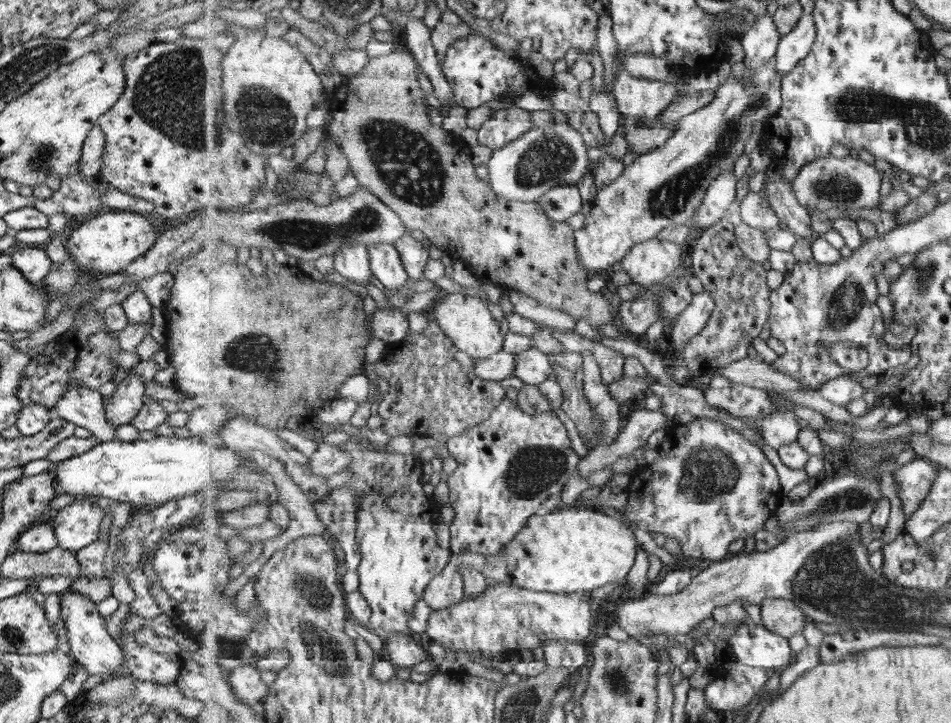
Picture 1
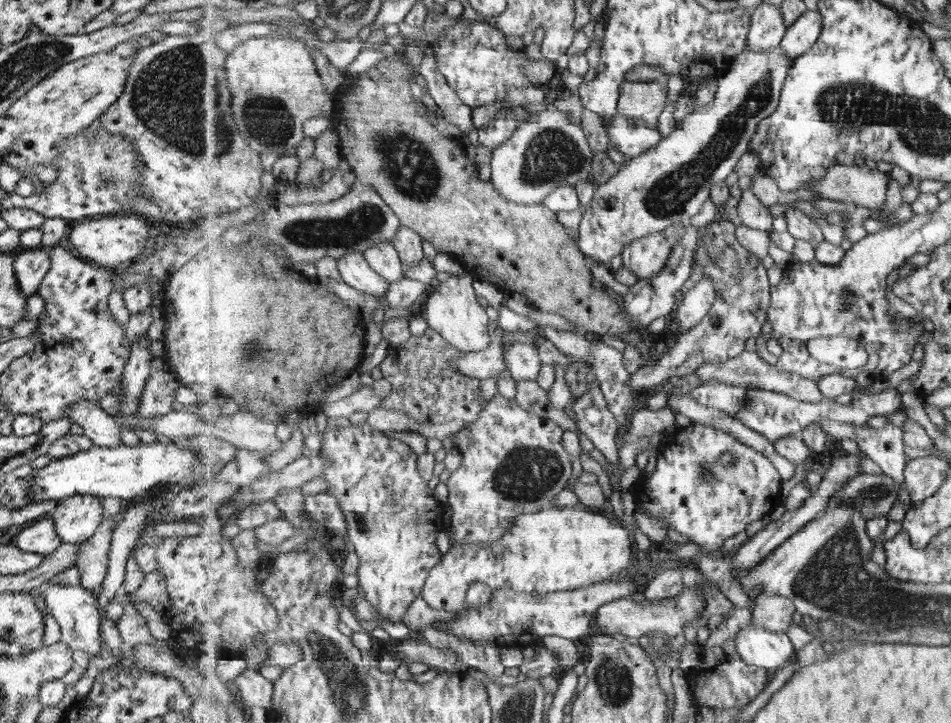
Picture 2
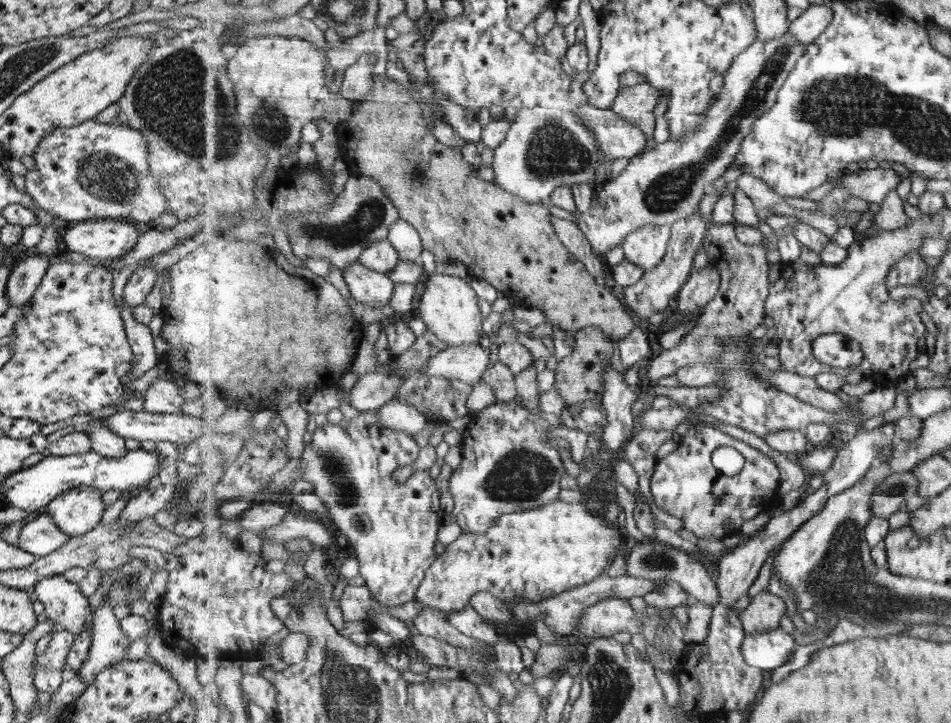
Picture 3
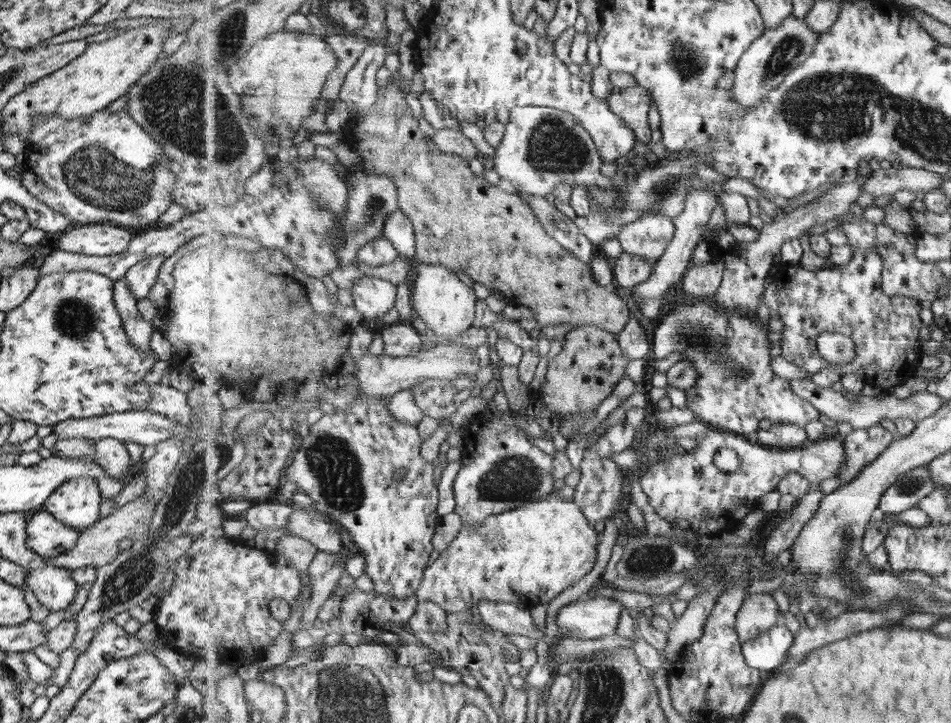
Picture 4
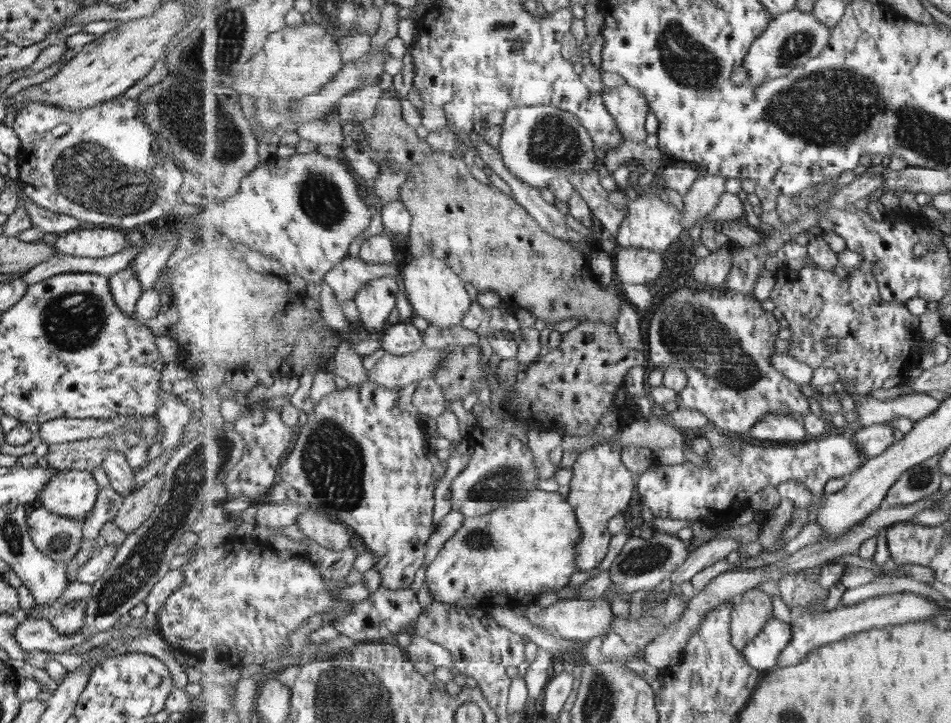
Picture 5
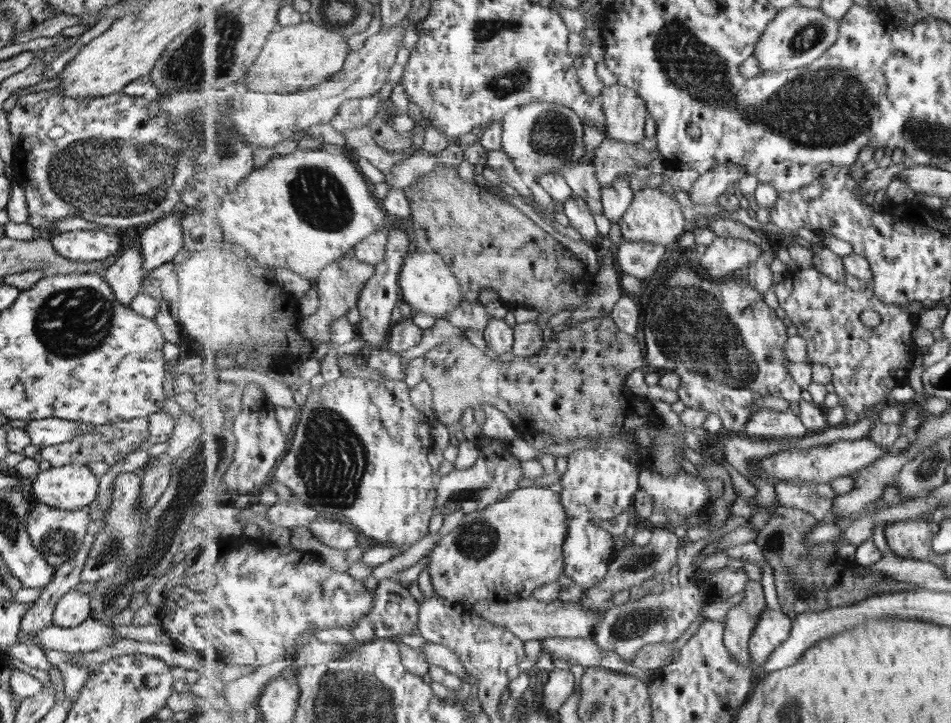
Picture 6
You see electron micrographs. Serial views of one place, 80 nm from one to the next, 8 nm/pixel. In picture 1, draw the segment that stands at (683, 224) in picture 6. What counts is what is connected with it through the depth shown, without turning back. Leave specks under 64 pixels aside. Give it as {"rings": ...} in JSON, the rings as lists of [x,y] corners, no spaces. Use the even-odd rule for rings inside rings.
{"rings":[[[652,238],[645,242],[637,243],[621,261],[621,268],[625,269],[632,277],[632,282],[640,286],[653,286],[665,280],[685,258],[685,252],[681,246],[659,238]]]}

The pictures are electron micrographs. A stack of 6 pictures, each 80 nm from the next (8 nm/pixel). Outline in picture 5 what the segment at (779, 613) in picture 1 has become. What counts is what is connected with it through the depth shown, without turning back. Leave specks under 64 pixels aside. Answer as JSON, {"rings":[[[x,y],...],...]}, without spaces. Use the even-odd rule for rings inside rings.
{"rings":[[[750,588],[738,599],[732,615],[732,643],[744,653],[745,647],[773,618],[771,596]]]}

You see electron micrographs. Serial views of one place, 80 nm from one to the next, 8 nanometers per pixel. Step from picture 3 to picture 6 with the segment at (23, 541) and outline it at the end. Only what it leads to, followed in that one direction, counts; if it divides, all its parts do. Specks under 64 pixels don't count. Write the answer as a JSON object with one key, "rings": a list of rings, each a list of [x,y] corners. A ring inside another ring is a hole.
{"rings":[[[37,502],[28,511],[26,531],[29,534],[31,545],[41,554],[41,558],[51,567],[57,567],[79,551],[81,541],[83,541],[87,530],[87,522],[89,522],[88,507],[61,510]]]}

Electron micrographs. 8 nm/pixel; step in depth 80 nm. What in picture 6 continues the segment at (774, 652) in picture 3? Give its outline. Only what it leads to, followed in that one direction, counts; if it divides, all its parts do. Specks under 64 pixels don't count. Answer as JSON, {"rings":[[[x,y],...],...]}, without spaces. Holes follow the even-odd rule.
{"rings":[[[767,608],[750,638],[750,653],[755,666],[768,662],[774,650],[783,644],[792,631],[794,616],[782,609]]]}

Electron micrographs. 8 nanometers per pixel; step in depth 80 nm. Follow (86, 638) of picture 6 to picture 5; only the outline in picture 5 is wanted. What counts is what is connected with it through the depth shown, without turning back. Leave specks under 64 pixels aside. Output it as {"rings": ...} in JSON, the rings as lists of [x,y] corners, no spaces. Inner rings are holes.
{"rings":[[[45,619],[37,621],[23,620],[11,630],[15,642],[21,650],[40,650],[48,653],[62,653],[72,646],[79,646],[86,641],[81,631],[62,635],[53,630]]]}

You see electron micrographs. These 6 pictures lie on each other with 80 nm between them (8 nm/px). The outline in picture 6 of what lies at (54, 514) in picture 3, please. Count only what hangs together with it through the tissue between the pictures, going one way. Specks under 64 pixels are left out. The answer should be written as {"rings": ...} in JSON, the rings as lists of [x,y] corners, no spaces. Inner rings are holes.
{"rings":[[[64,464],[37,471],[30,486],[37,502],[61,510],[87,507],[98,492],[98,480],[87,466],[80,464]]]}

